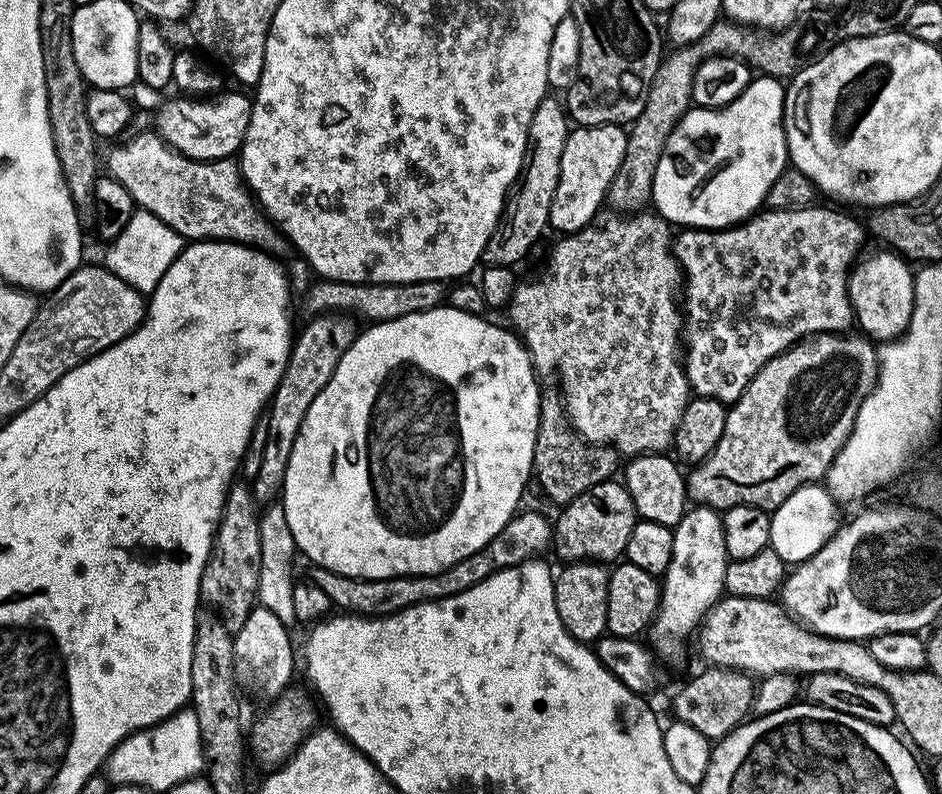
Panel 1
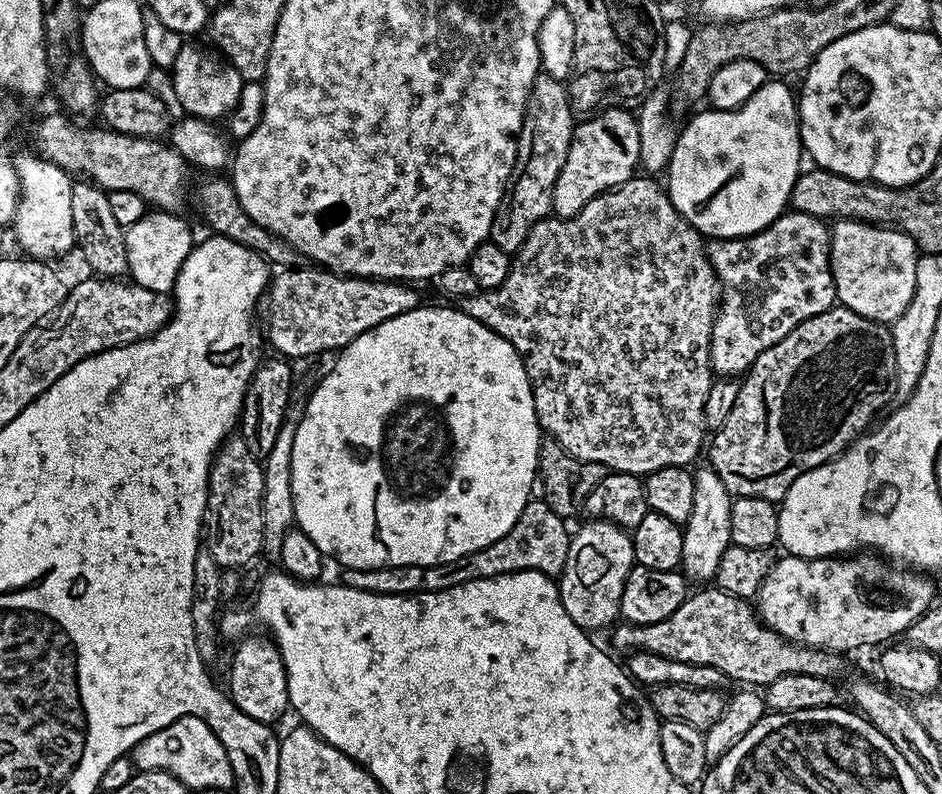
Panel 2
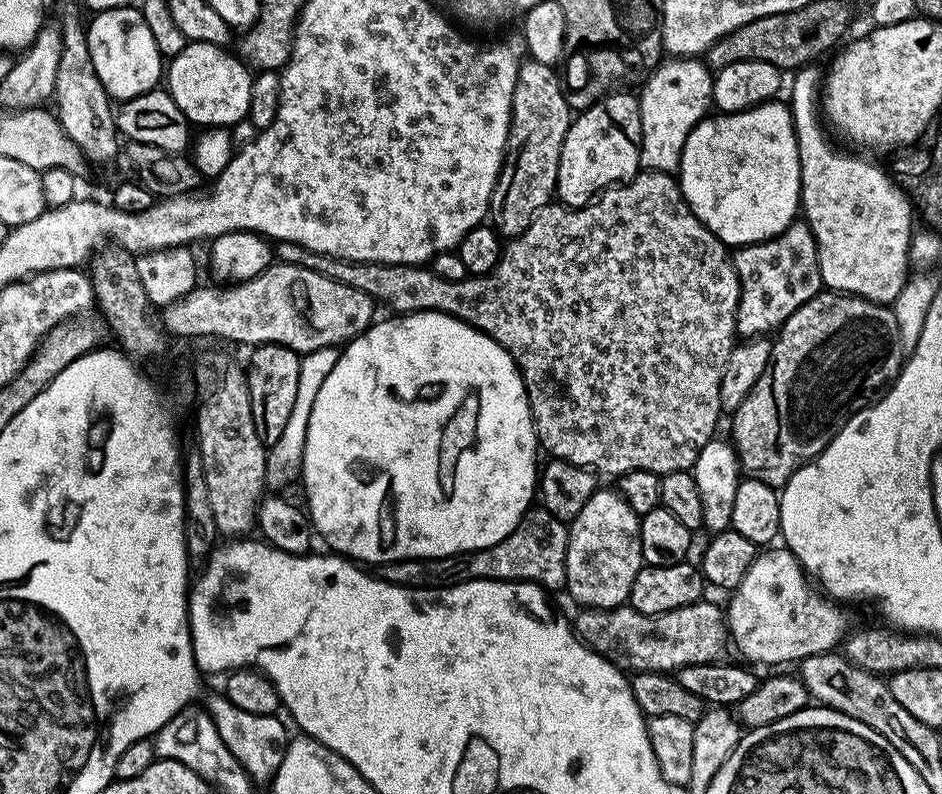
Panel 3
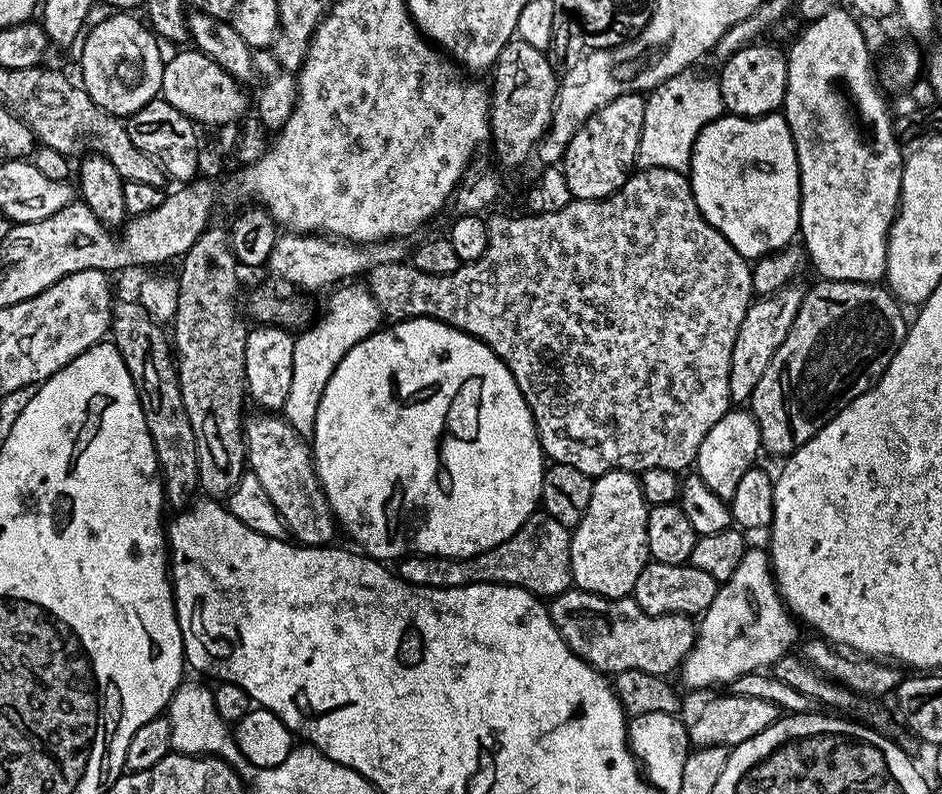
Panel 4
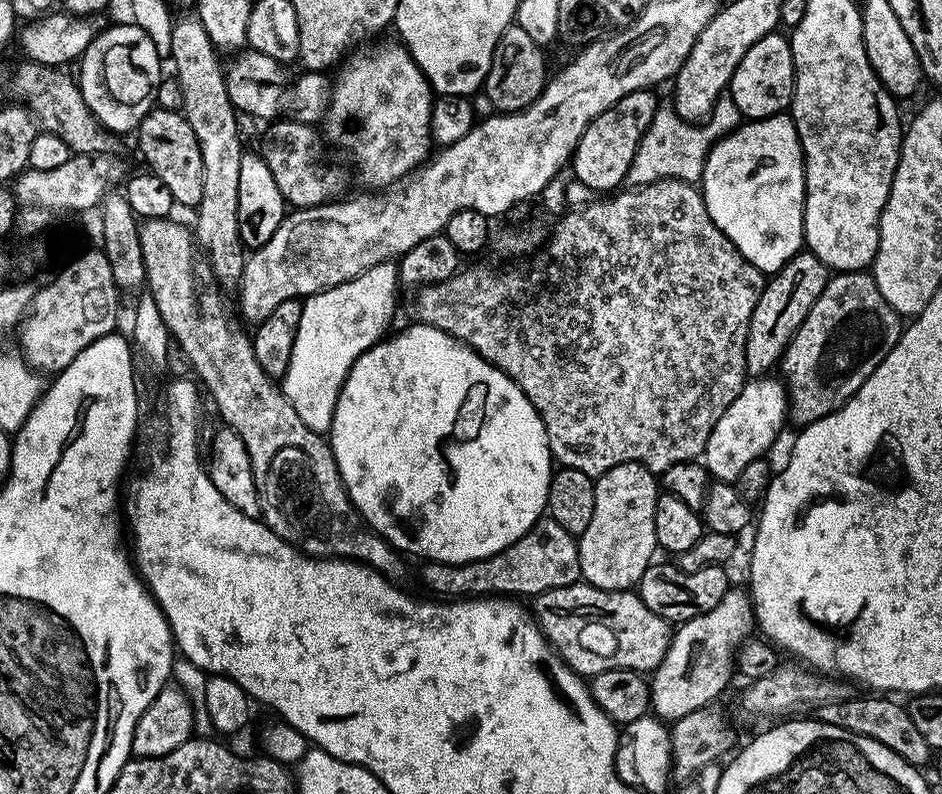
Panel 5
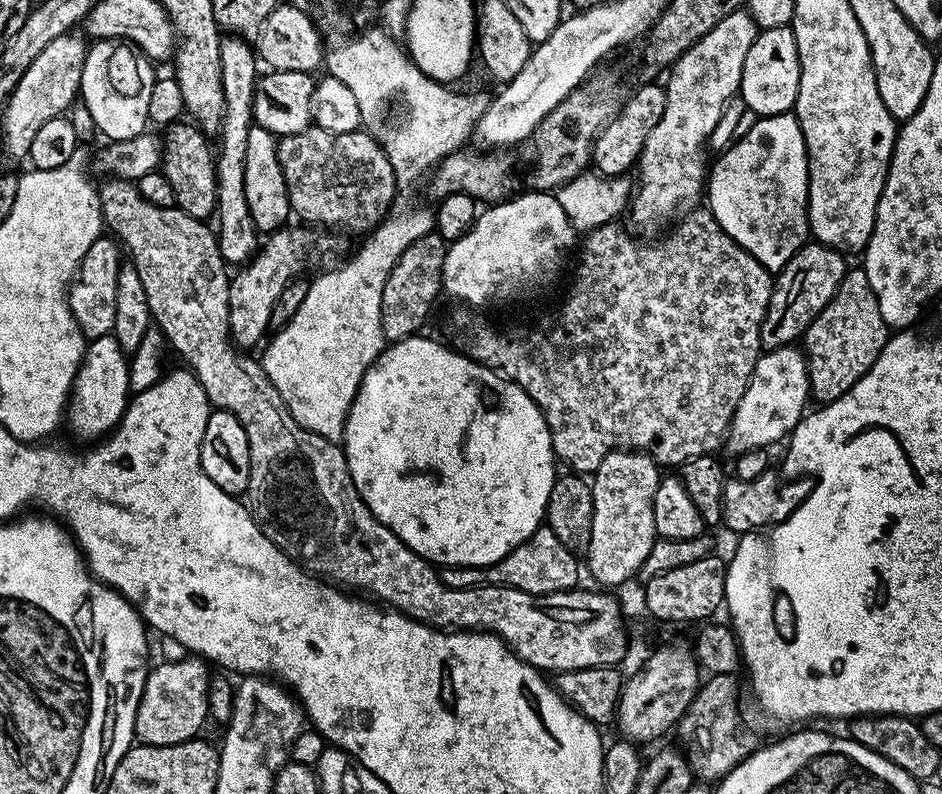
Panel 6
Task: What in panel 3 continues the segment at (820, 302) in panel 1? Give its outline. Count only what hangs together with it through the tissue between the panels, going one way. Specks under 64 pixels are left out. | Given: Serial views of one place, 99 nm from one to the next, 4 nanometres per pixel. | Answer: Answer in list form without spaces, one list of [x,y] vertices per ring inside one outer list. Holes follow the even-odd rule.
[[[794,222],[769,240],[737,247],[732,265],[740,279],[736,315],[736,334],[740,338],[764,338],[775,333],[798,306],[810,302],[822,291],[816,239],[804,222]]]

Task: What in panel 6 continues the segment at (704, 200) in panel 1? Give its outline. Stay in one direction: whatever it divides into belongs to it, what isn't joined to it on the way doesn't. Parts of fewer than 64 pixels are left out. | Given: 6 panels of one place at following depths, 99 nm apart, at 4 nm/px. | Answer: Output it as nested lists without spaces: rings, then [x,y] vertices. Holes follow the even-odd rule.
[[[785,114],[782,116],[766,116],[757,119],[757,122],[752,129],[739,138],[736,138],[723,151],[715,157],[714,163],[711,165],[710,171],[706,176],[706,201],[707,207],[712,213],[712,217],[720,223],[722,230],[728,235],[735,244],[742,246],[764,267],[770,274],[778,274],[786,266],[786,262],[790,262],[790,258],[804,247],[806,243],[806,221],[808,218],[808,151],[804,145],[802,138],[802,130],[797,122],[795,115]]]

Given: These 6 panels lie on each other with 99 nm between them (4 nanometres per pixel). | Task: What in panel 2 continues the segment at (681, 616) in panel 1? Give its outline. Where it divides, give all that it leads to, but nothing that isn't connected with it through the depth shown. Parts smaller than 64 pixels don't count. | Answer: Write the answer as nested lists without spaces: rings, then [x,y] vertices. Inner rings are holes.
[[[711,466],[703,467],[698,470],[695,469],[694,510],[690,510],[690,518],[682,525],[684,541],[682,542],[680,562],[684,575],[692,582],[696,582],[696,580],[704,580],[700,582],[711,581],[718,570],[718,562],[722,562],[722,554],[726,554],[729,544],[732,543],[730,538],[730,506],[734,498],[726,490],[726,486],[722,486],[722,478],[718,478],[714,469]]]

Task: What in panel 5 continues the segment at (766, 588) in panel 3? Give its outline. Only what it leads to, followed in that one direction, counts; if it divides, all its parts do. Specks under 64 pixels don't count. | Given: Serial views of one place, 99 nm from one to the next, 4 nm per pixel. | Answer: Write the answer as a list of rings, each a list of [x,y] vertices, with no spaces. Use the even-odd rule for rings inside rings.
[[[736,586],[729,587],[714,610],[706,610],[683,621],[673,631],[666,656],[651,673],[651,711],[661,721],[674,722],[694,710],[709,707],[715,701],[712,699],[727,686],[732,672],[734,676],[736,653],[741,644],[753,635],[752,627],[757,627],[757,624],[751,595]]]

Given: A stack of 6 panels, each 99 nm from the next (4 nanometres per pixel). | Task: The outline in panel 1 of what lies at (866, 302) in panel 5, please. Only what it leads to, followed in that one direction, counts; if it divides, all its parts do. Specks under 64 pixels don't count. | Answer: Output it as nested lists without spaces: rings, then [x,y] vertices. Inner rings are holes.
[[[819,332],[770,358],[728,408],[726,430],[718,446],[687,473],[688,499],[693,505],[727,510],[734,506],[758,506],[774,510],[794,490],[825,479],[835,455],[850,437],[858,408],[870,394],[879,376],[877,345],[863,334]]]

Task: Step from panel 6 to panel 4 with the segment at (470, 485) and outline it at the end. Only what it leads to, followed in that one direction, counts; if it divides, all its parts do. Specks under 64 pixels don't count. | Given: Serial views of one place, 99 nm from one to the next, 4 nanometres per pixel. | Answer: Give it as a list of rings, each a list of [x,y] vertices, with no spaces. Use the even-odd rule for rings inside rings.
[[[414,318],[389,323],[372,333],[349,350],[342,362],[330,374],[326,390],[318,404],[316,428],[310,437],[312,458],[316,462],[316,477],[324,488],[326,498],[336,515],[337,525],[373,560],[399,561],[405,556],[477,556],[510,538],[537,511],[544,481],[546,457],[540,447],[540,433],[530,406],[518,390],[518,382],[510,374],[490,346],[462,330],[430,318]]]

